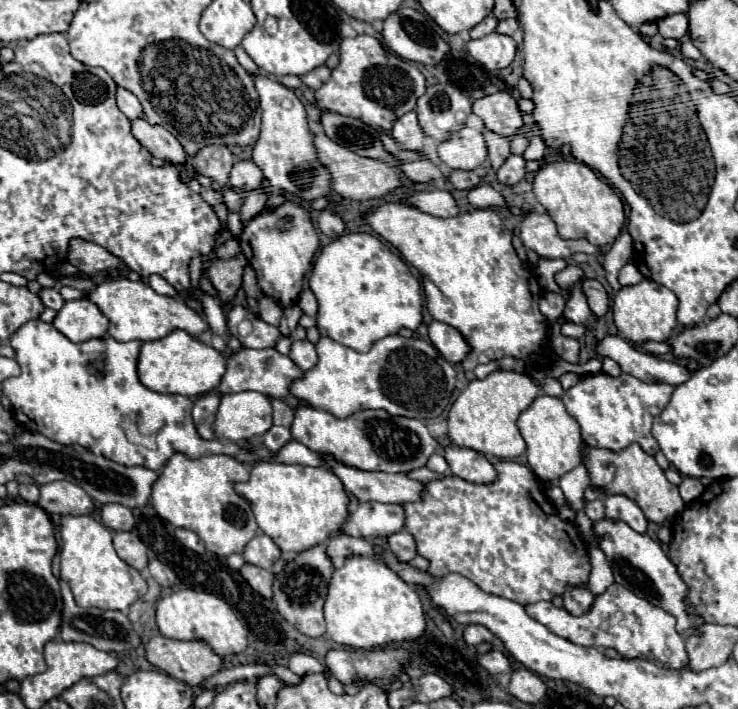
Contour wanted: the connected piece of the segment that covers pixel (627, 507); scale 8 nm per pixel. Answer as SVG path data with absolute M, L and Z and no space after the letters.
M610 495L606 497L606 517L612 521L624 521L636 533L646 533L646 517L642 509L624 495Z

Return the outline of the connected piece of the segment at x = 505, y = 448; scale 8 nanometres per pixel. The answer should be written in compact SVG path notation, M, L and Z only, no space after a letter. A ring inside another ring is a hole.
M494 371L486 379L474 379L458 395L448 413L448 437L458 447L468 447L498 459L514 459L526 451L526 443L516 427L518 415L540 393L538 385L522 373Z

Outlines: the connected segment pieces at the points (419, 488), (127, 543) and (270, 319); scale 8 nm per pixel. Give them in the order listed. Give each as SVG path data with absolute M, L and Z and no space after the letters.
M324 457L332 471L340 477L344 487L356 495L360 501L380 501L380 503L414 503L422 499L424 485L410 479L404 473L368 473L354 467L346 467L332 457Z
M126 531L114 533L114 549L124 563L128 563L130 567L134 567L138 571L142 571L148 565L146 545L130 531L128 533Z
M264 295L264 297L260 297L260 313L258 315L260 315L262 321L278 327L280 317L282 317L282 307L280 307L280 303L276 299Z

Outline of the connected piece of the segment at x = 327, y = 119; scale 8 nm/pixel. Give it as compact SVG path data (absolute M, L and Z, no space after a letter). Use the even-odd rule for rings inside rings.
M322 111L320 125L334 143L348 147L356 155L372 157L372 159L380 159L380 161L396 165L396 159L382 145L380 131L372 129L364 121L354 117L344 117L334 111Z

